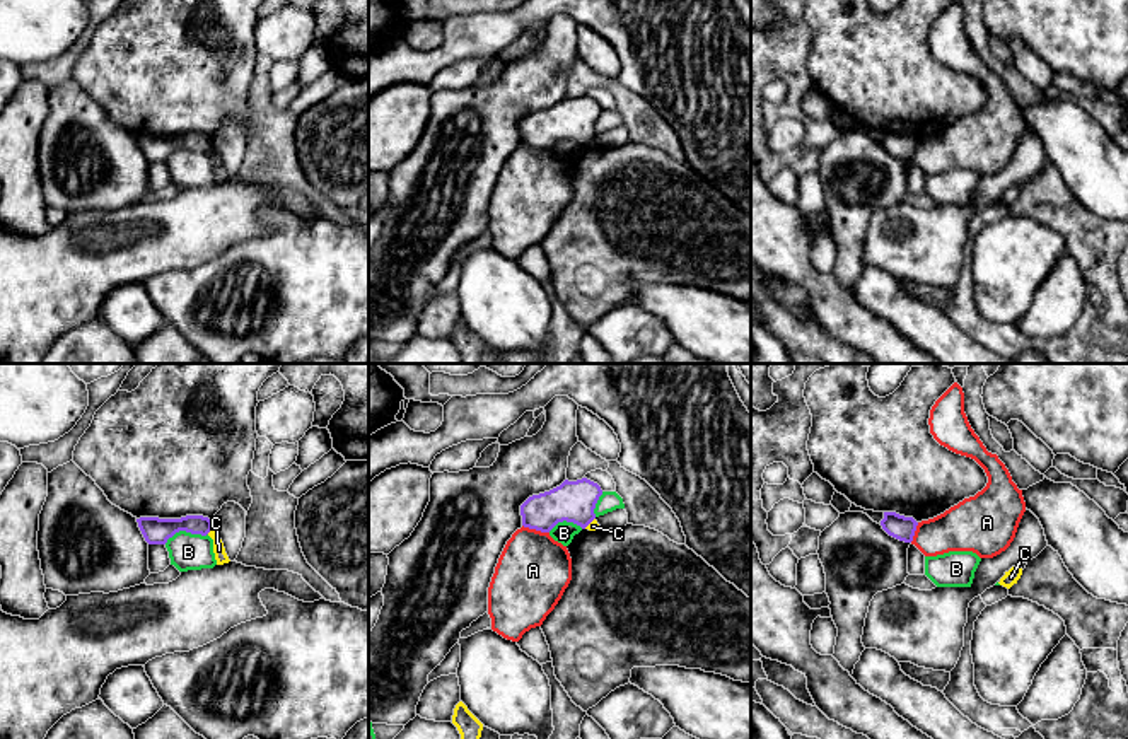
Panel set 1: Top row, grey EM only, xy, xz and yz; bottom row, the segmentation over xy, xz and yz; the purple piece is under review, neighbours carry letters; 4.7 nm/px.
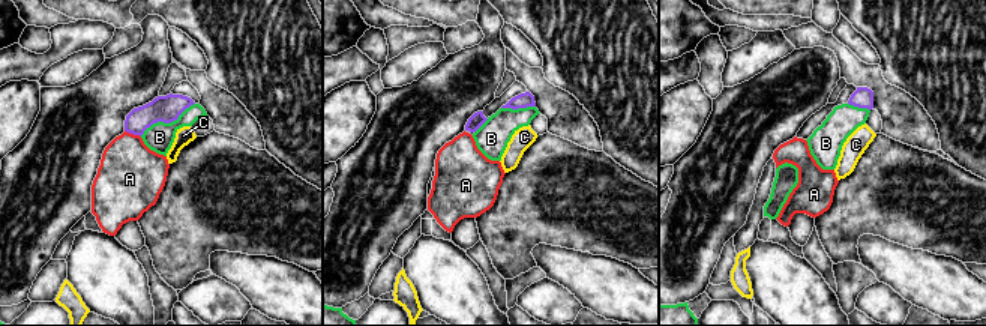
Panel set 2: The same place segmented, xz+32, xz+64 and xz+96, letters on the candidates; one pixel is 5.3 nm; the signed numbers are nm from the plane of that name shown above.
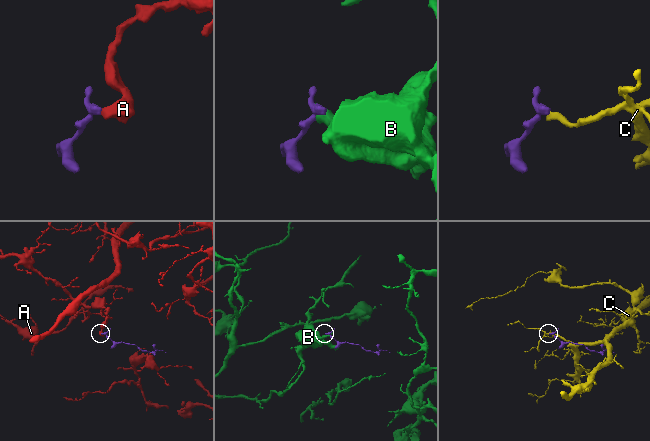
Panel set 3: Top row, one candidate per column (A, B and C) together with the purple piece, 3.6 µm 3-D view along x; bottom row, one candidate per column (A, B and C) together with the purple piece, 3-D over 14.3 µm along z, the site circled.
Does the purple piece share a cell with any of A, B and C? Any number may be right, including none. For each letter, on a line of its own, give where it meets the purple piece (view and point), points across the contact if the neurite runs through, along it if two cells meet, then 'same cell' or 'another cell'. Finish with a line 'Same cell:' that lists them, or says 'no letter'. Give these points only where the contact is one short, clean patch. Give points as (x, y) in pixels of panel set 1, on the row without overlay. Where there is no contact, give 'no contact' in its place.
A: meets purple in xz at (536, 147); border along xz (523, 142), (548, 151); another cell
B: meets purple in xy at (185, 147); border along xy (207, 151), (176, 149), (164, 161); another cell
C: meets purple in xy at (209, 149); another cell
Same cell: no letter

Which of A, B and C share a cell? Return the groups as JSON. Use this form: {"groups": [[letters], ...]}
{"groups": [["A"], ["B"], ["C"]]}

